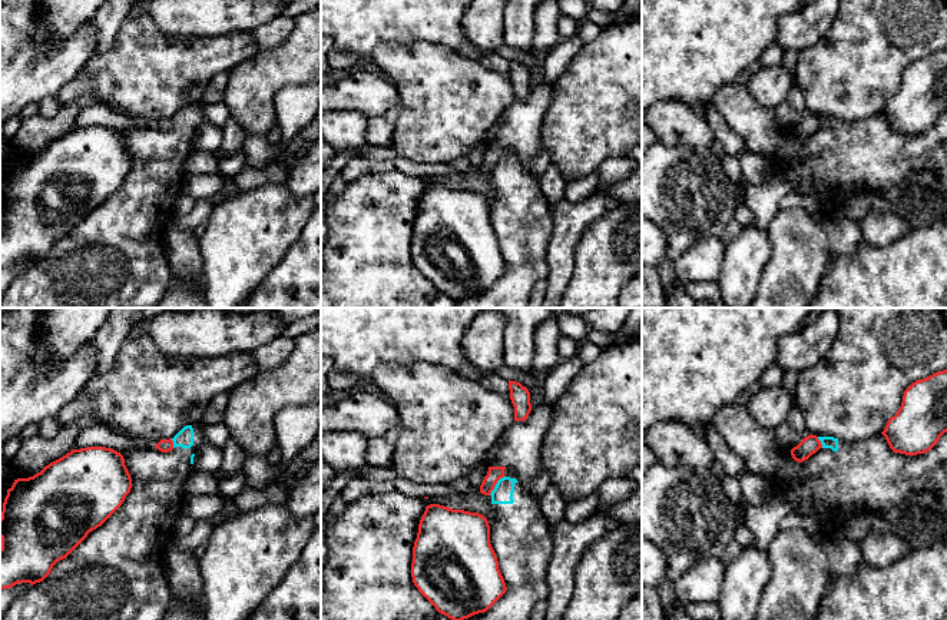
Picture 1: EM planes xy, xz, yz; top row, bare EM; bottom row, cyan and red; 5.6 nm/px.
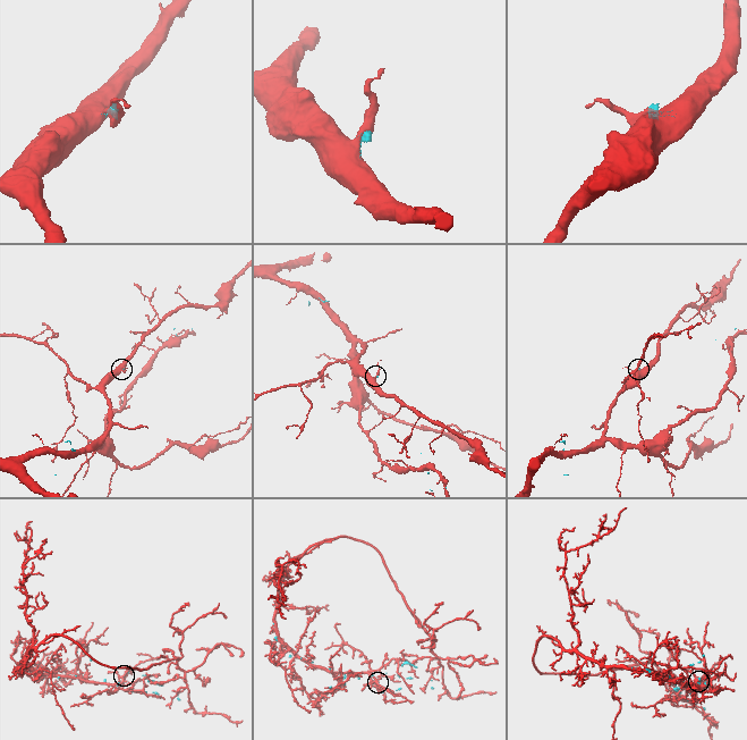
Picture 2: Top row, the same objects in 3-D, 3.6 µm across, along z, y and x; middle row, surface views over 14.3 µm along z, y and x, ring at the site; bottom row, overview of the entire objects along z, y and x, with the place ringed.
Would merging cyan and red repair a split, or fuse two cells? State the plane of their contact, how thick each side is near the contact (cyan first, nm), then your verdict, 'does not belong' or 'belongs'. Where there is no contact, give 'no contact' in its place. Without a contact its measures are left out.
xz | 110/80 nm | does not belong

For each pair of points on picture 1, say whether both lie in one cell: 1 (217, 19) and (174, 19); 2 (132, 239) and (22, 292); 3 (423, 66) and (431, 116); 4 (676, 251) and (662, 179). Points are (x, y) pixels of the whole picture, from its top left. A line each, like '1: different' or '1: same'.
1: same
2: same
3: same
4: same

